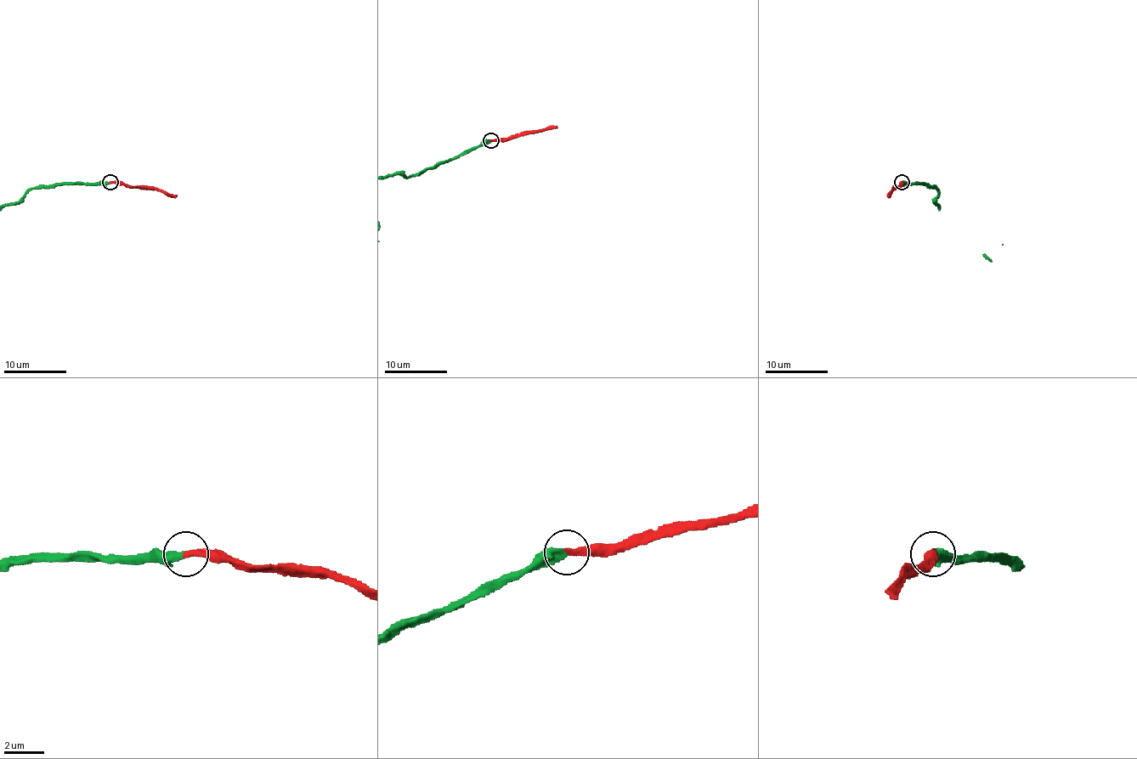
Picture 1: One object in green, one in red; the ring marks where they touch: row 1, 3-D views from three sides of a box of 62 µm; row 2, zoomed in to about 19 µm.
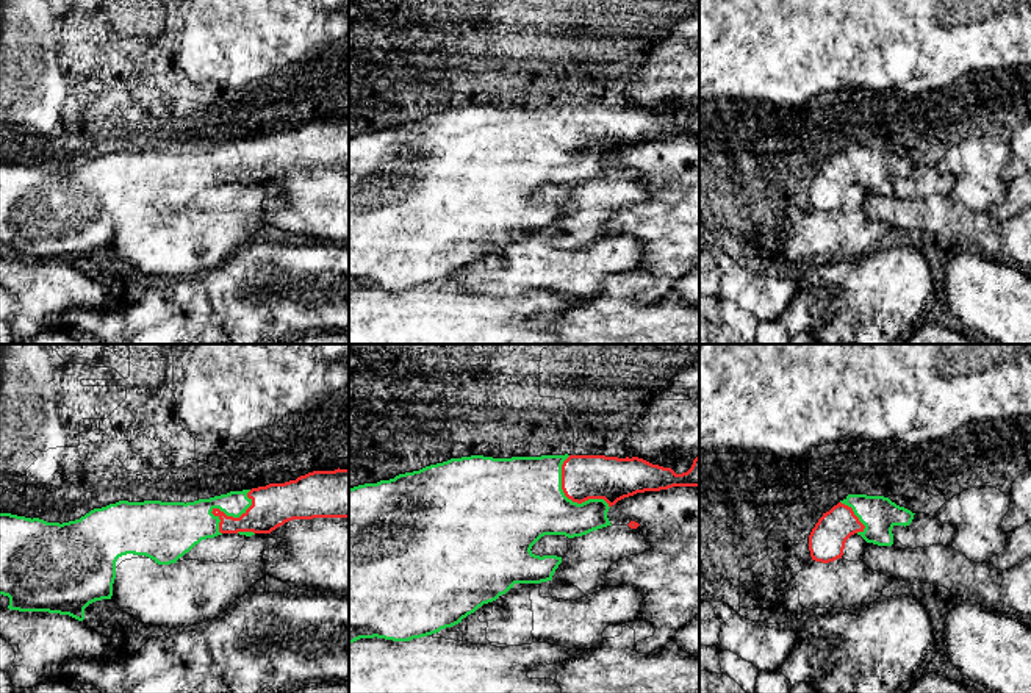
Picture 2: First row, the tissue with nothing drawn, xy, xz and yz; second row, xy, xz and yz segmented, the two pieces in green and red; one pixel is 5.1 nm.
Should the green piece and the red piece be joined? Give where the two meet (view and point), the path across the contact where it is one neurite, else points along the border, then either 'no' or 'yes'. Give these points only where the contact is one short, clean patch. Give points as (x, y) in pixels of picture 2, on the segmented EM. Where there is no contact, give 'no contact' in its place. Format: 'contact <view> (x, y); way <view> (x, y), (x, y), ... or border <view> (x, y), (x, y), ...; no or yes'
contact xz (567, 498); yes

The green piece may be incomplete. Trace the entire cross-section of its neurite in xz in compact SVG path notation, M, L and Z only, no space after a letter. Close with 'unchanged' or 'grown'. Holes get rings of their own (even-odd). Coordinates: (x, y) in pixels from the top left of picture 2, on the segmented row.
M471 455L451 458L443 463L426 466L419 471L399 474L390 480L365 483L349 488L349 645L360 638L385 638L393 641L410 641L427 637L441 629L462 623L483 604L496 601L515 583L541 583L552 580L562 557L535 555L530 549L544 535L565 535L568 538L582 537L593 530L612 526L607 512L618 501L645 491L660 491L673 487L699 487L699 457L693 460L687 472L676 474L671 468L652 465L638 457L605 457L605 455L541 455L541 457L512 457L493 458Z; grown

